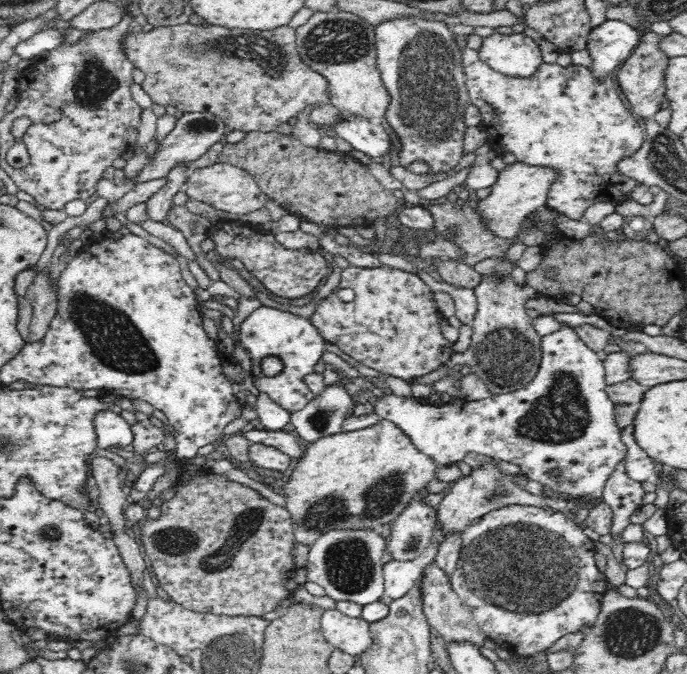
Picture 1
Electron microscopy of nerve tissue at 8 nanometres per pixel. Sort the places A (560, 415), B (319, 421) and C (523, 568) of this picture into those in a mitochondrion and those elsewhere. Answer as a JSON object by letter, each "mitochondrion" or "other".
{"A":"mitochondrion","B":"mitochondrion","C":"mitochondrion"}

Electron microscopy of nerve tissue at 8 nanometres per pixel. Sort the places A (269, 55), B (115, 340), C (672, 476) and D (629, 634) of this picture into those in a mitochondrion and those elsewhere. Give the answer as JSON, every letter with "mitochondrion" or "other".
{"A":"mitochondrion","B":"mitochondrion","C":"other","D":"mitochondrion"}

